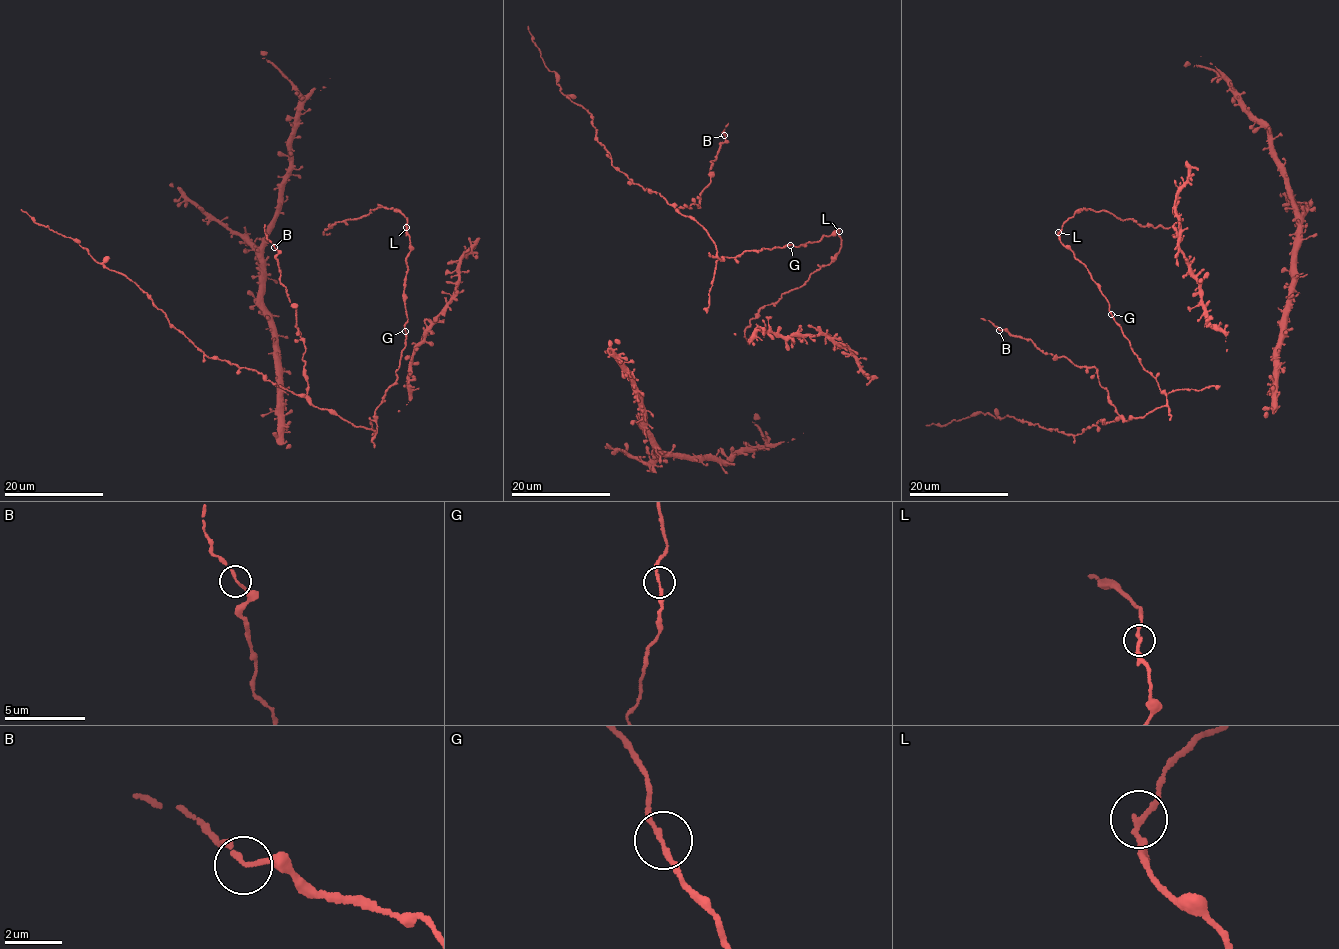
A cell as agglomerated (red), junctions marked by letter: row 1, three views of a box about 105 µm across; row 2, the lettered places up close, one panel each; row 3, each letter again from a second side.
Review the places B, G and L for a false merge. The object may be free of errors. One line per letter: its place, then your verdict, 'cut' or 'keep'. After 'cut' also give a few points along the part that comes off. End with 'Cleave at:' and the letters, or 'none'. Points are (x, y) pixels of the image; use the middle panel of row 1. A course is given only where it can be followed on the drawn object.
B: (724, 135) | keep
G: (790, 245) | keep
L: (839, 231) | cut | (838, 231), (842, 244), (830, 264), (765, 305), (746, 328), (749, 344)
Cleave at: L

